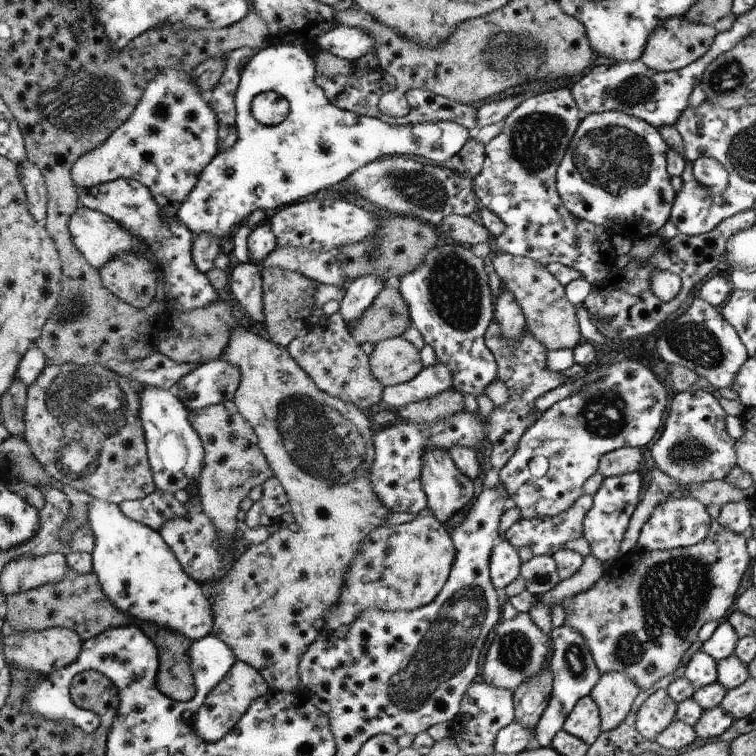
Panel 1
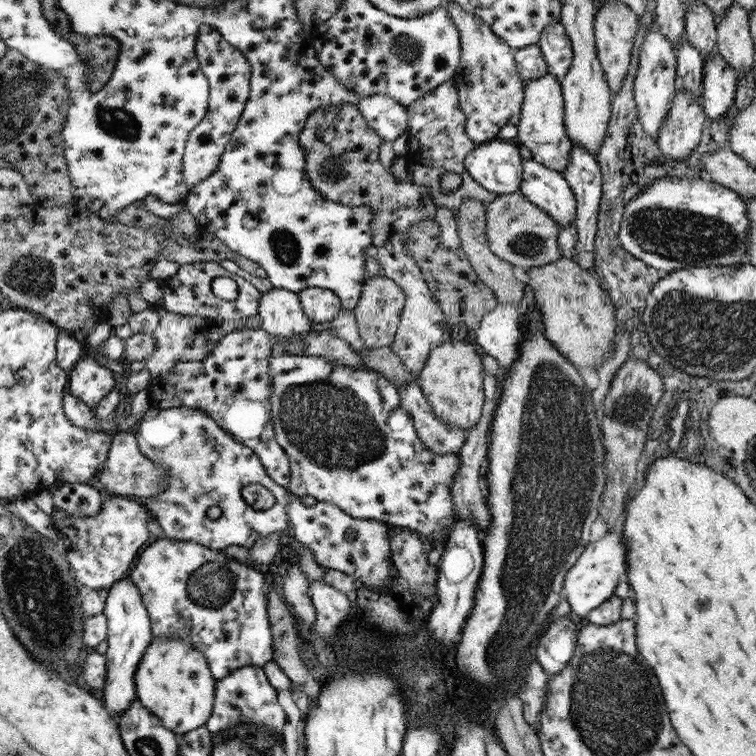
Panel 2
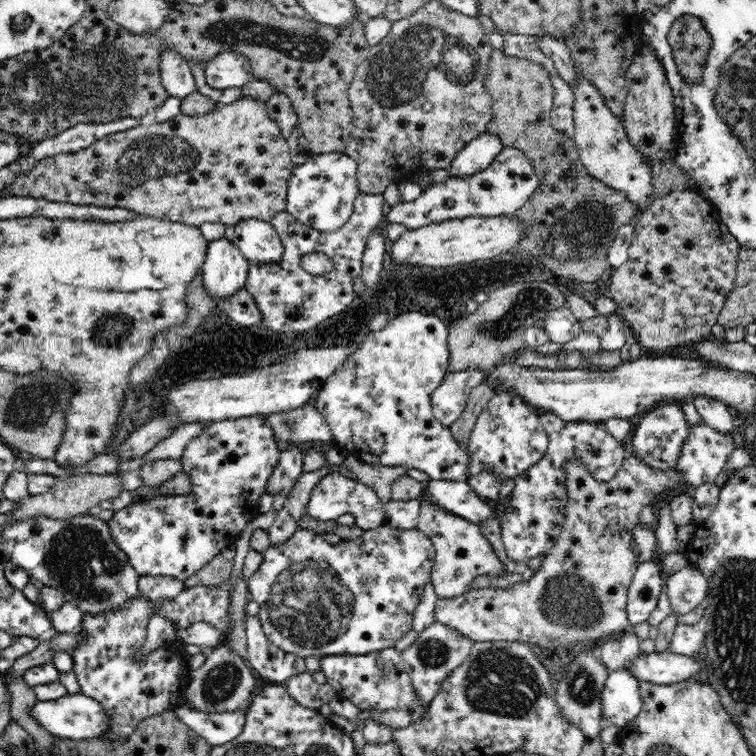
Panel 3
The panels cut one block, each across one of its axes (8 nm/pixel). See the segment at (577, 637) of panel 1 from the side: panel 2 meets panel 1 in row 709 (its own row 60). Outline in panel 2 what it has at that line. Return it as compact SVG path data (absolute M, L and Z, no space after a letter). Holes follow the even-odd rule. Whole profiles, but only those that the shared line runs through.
M560 22L550 24L542 30L540 40L537 42L542 51L542 57L548 63L549 74L552 74L558 83L564 81L564 76L572 64L572 41L566 33L564 25Z

